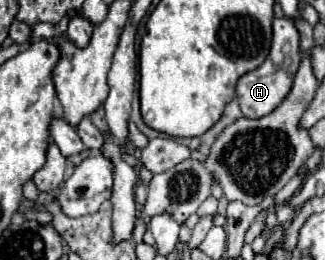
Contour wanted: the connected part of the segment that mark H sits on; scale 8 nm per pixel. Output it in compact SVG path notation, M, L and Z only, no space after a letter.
M274 18L274 38L268 58L256 70L244 74L236 86L236 98L246 118L262 118L270 114L290 92L294 74L300 66L300 50L298 50L298 28L292 18Z

